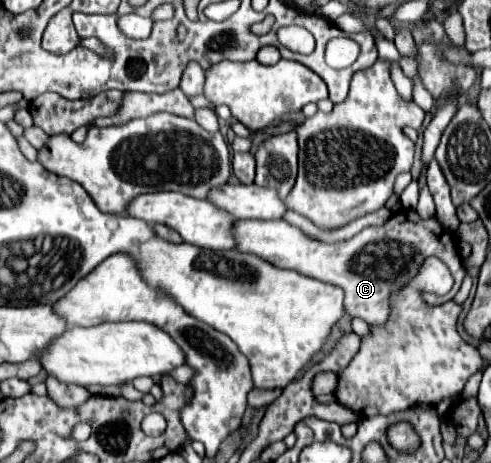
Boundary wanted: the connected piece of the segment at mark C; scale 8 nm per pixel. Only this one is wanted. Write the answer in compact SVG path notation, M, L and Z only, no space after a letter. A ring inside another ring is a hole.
M413 210L395 212L383 226L369 226L351 240L333 244L311 240L285 220L235 220L235 244L239 244L239 252L251 252L277 268L289 268L343 288L345 312L349 316L363 318L367 324L383 324L387 320L391 290L403 288L403 284L417 274L417 268L427 256L441 258L451 270L455 284L445 296L423 294L425 302L439 304L453 300L465 276L465 266L457 254L455 238L443 230L437 218L423 220Z

